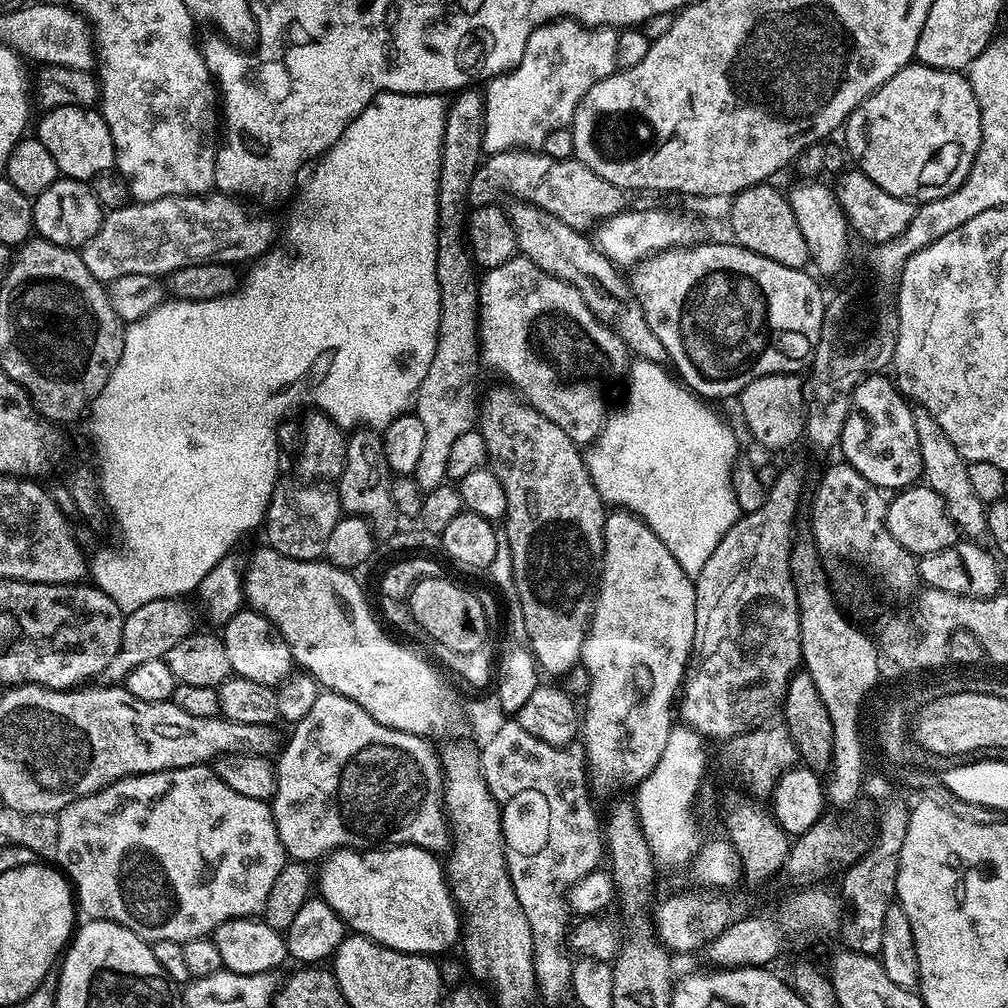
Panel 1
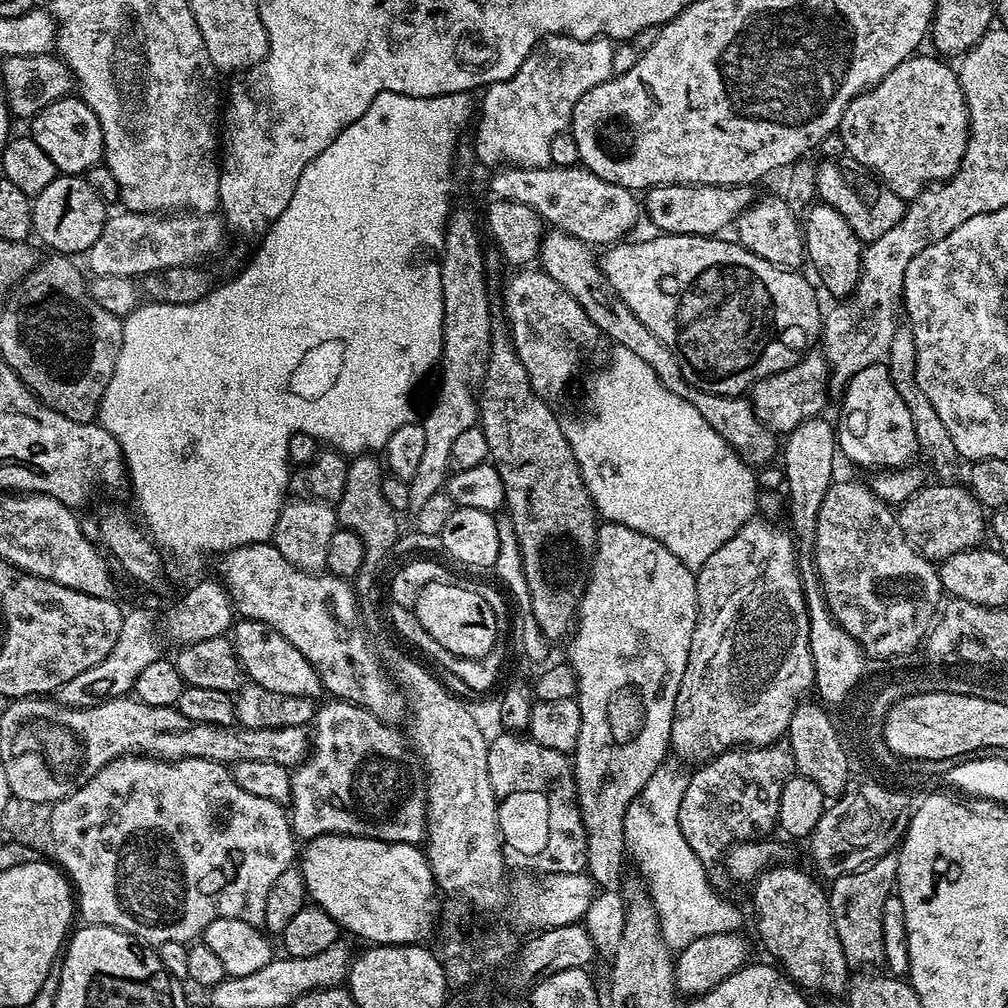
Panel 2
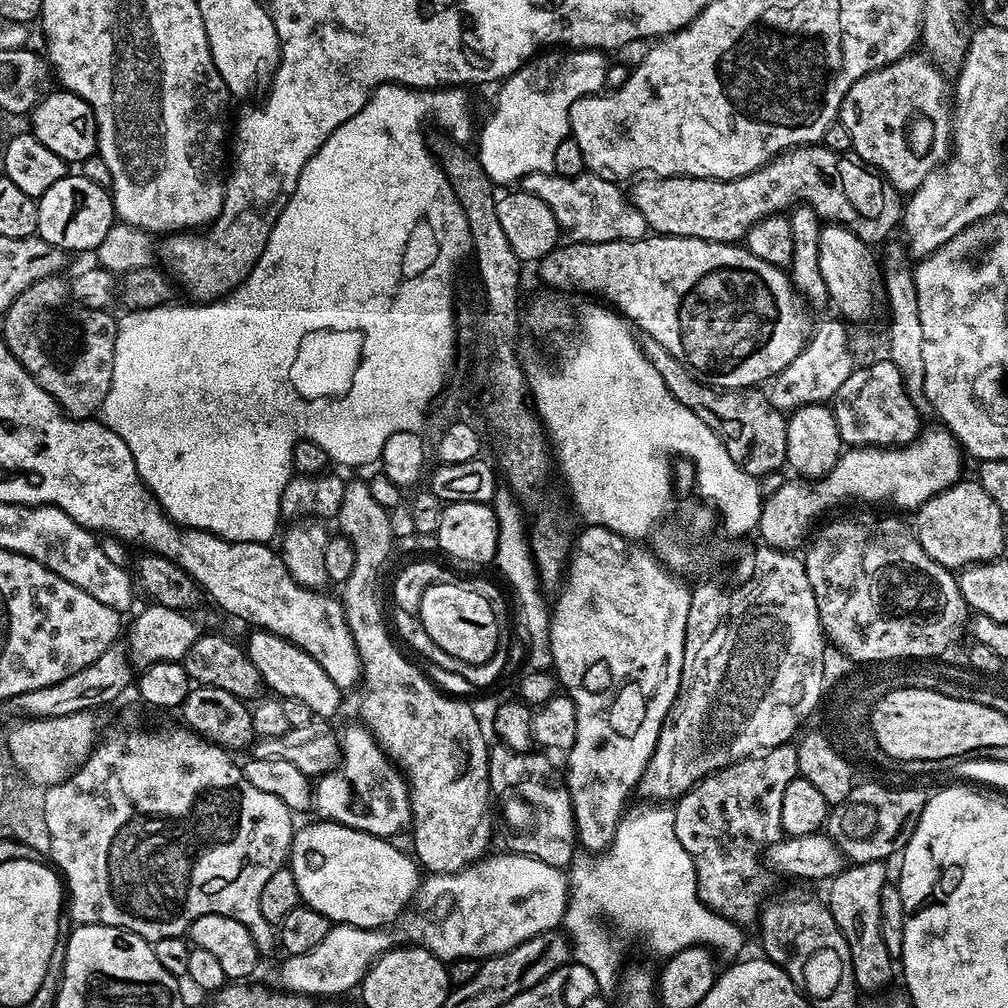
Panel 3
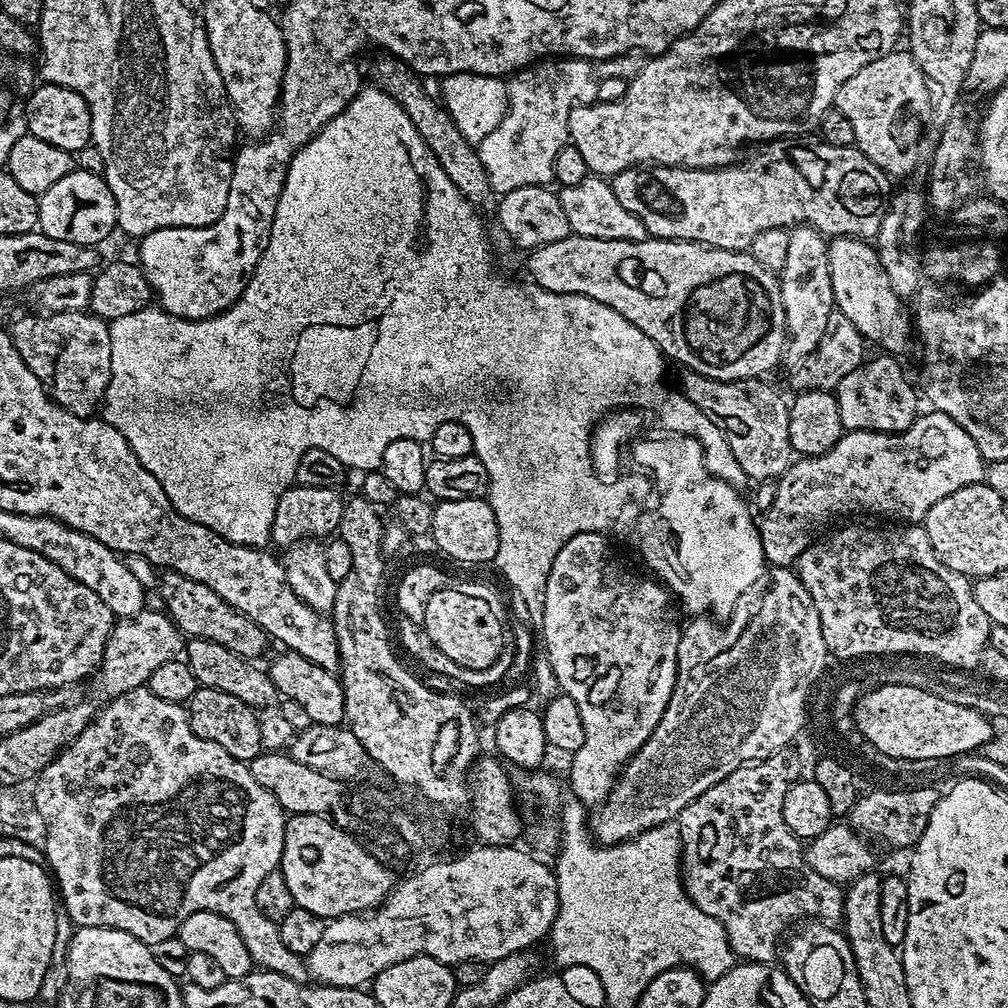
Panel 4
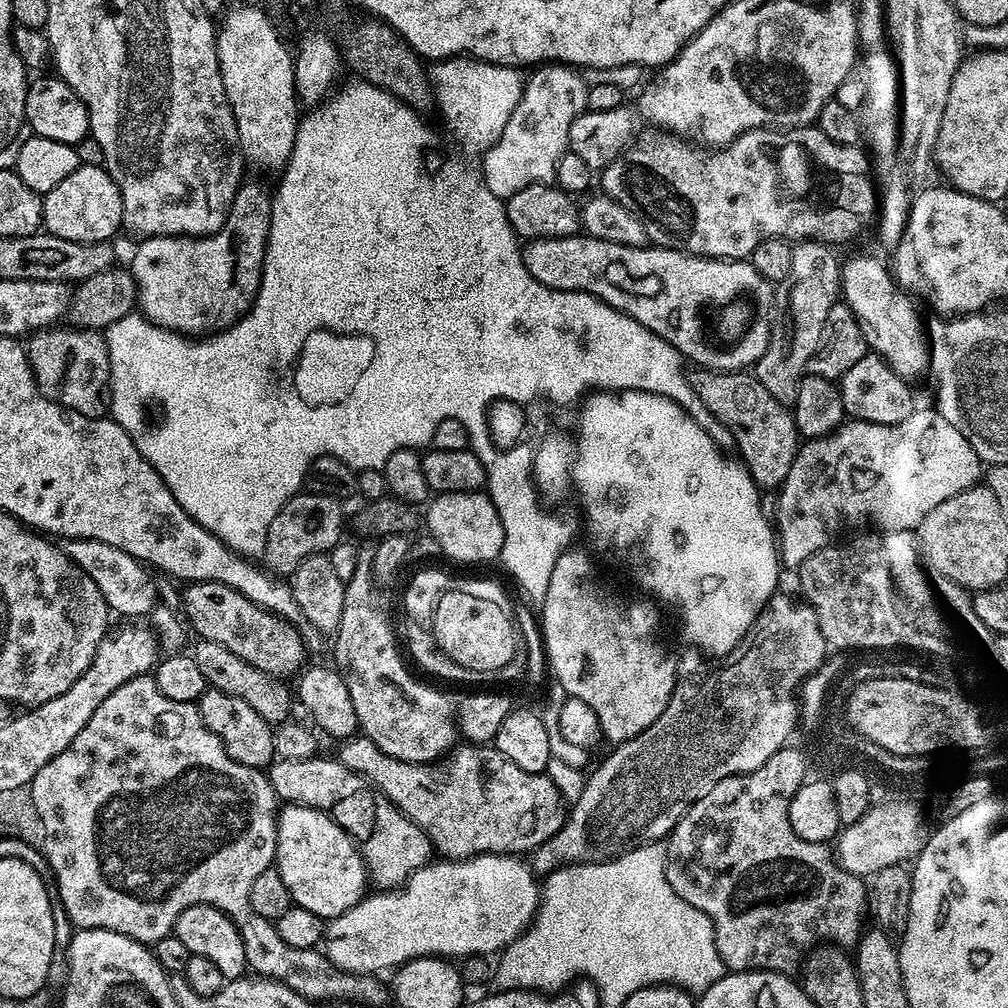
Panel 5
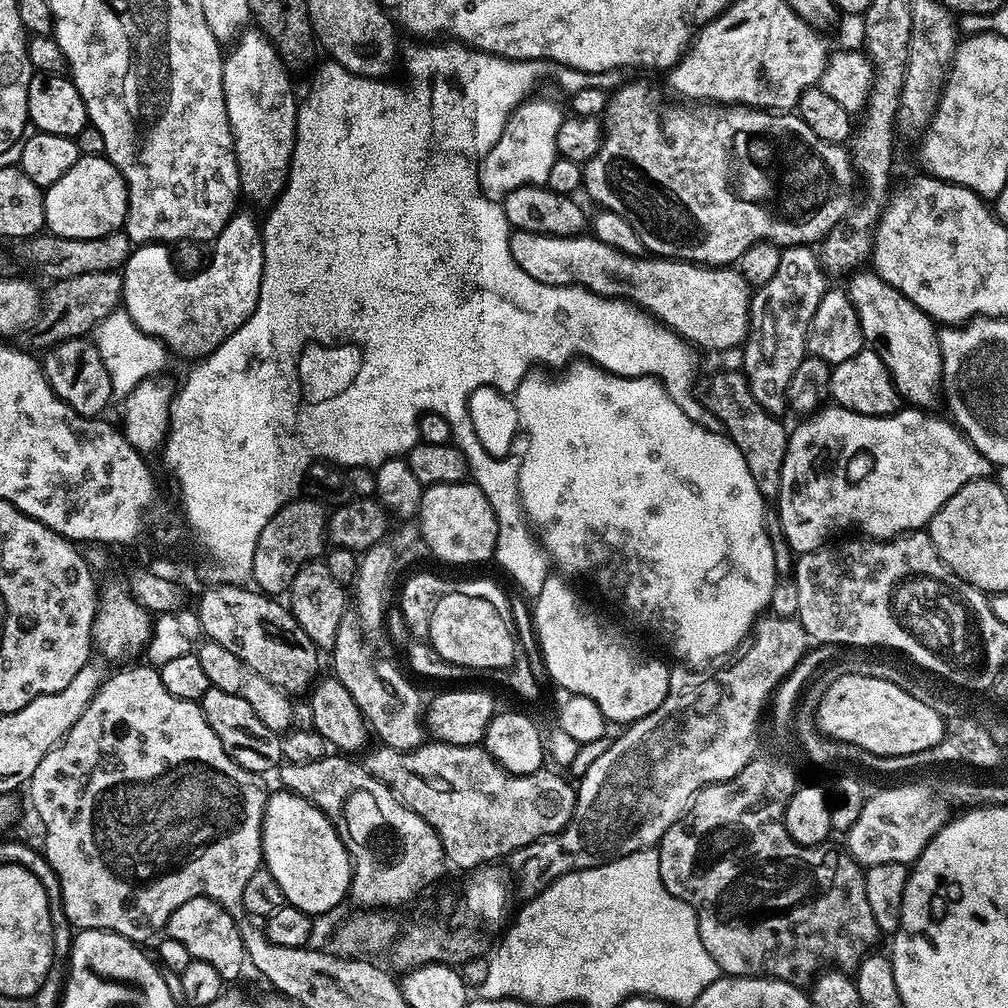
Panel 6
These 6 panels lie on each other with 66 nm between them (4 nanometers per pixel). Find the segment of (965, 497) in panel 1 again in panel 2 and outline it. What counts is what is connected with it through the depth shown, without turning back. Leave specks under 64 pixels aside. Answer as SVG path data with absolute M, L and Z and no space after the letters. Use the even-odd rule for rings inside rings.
M897 327L894 342L890 342L890 350L888 351L886 361L888 370L892 373L892 381L898 390L898 394L902 394L902 402L906 402L906 410L910 410L910 418L914 418L914 434L920 443L922 456L932 462L933 470L940 475L937 477L941 481L948 482L953 479L952 471L955 470L955 462L957 463L958 460L956 447L942 422L942 418L938 418L934 406L930 406L930 398L926 398L922 386L919 385L918 374L916 373L917 362L918 350L911 327Z

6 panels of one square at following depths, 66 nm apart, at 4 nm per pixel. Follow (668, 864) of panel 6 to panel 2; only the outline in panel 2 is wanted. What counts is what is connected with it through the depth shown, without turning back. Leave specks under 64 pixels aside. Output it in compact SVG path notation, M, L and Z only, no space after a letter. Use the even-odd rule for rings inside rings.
M783 743L763 746L741 746L731 752L723 752L713 760L707 761L695 769L696 773L688 776L688 785L682 794L682 806L678 810L678 822L682 838L698 854L706 866L719 861L725 852L739 841L751 841L757 834L768 834L777 827L780 815L778 806L782 798L782 786L796 772L794 754Z

